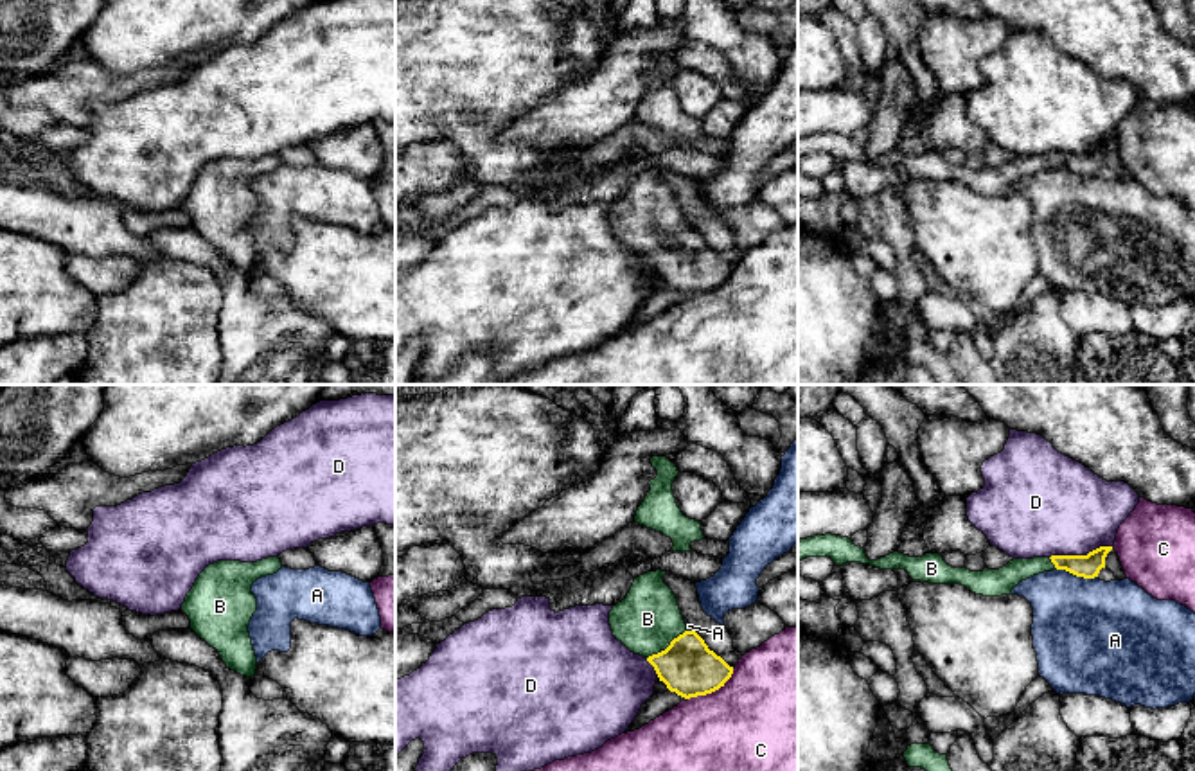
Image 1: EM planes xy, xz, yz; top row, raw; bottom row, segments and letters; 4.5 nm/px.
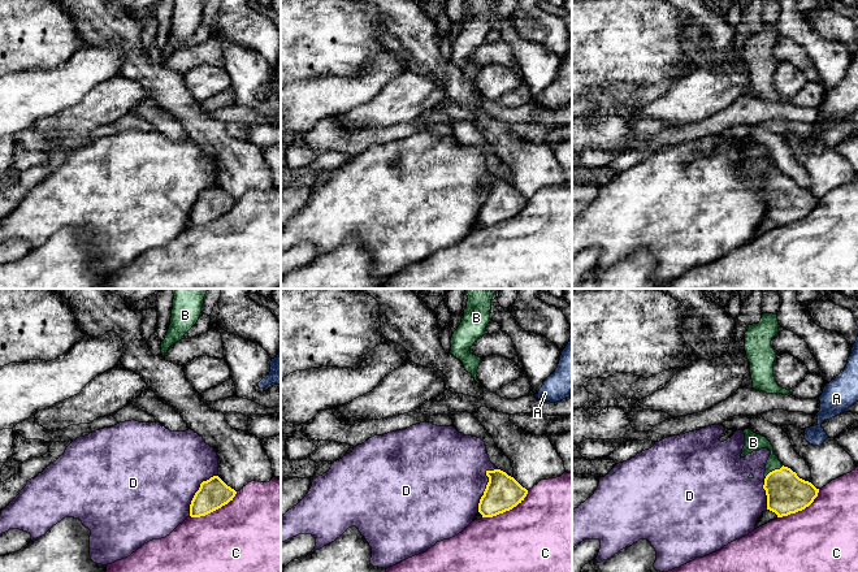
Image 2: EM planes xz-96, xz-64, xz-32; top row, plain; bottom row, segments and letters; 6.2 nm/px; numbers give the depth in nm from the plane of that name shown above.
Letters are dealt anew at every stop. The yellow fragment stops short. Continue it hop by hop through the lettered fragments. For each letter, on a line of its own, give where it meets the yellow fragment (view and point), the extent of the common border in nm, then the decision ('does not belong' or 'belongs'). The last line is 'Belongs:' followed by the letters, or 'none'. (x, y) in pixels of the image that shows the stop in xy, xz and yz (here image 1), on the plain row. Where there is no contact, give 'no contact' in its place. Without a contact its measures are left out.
A: meets yellow in yz at (1077, 173); contact 190 nm long; does not belong
B: meets yellow in xz at (669, 243); contact 220 nm long; belongs
C: meets yellow in xz at (712, 288); contact 240 nm long; does not belong
D: meets yellow in yz at (1080, 153); contact 280 nm long; does not belong
Belongs: B

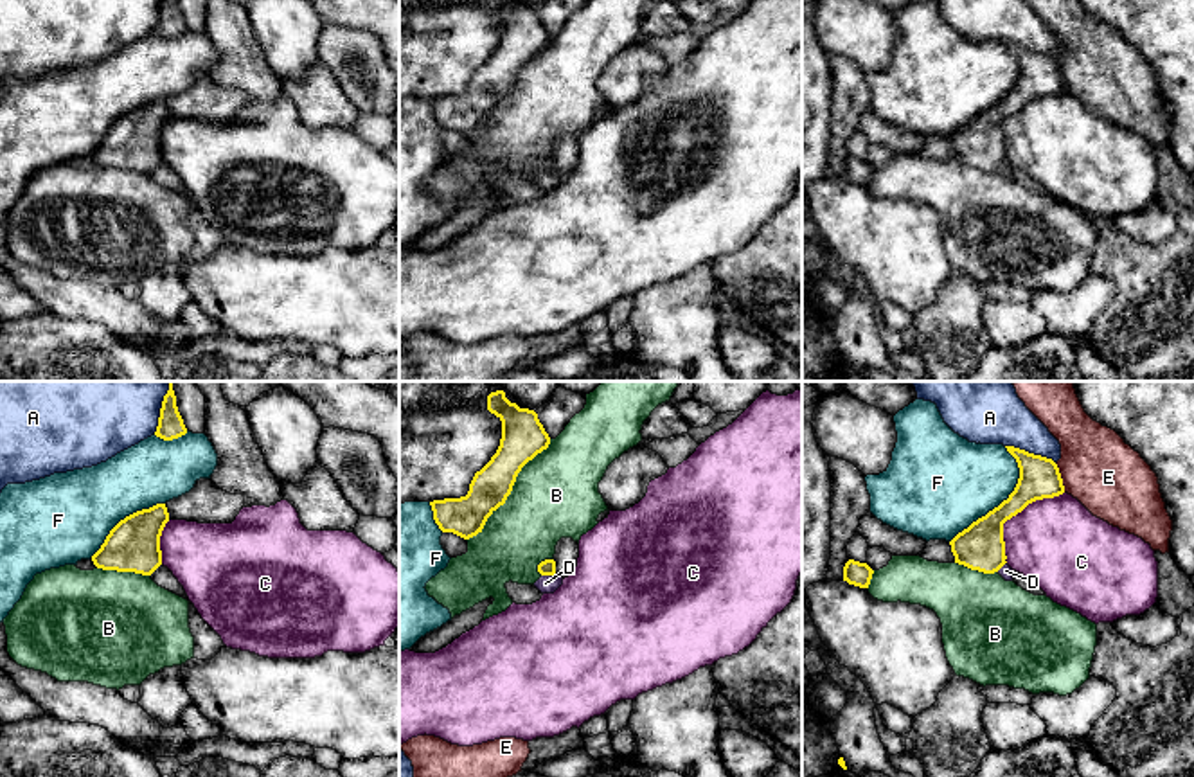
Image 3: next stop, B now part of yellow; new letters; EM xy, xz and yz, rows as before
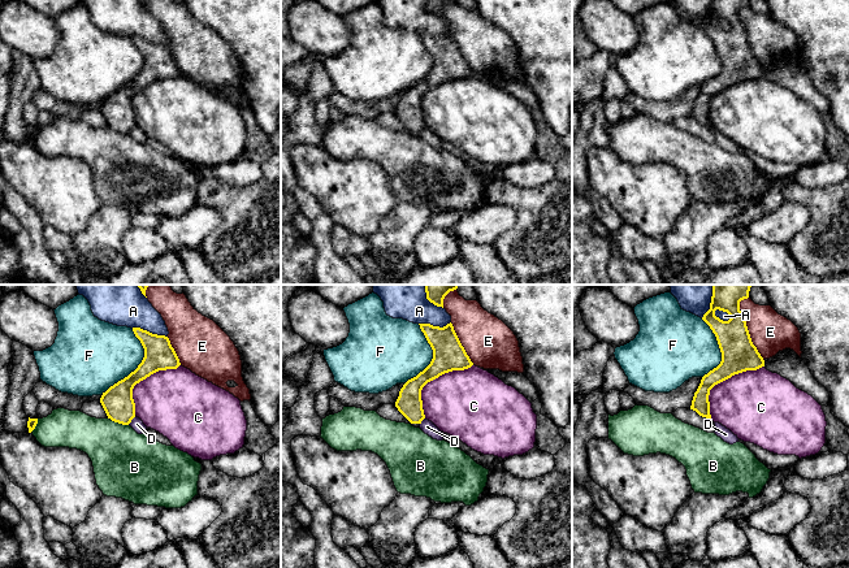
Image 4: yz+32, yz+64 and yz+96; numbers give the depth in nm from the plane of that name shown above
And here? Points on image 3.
A: meets yellow in yz at (1031, 51); contact 240 nm long; does not belong
B: meets yellow in xz at (511, 87); contact 600 nm long; does not belong
C: meets yellow in yz at (1015, 112); contact 420 nm long; does not belong
D: meets yellow in xz at (549, 171); contact 70 nm long; does not belong
E: meets yellow in yz at (1060, 74); contact 140 nm long; does not belong
F: meets yellow in yz at (1004, 98); contact 500 nm long; does not belong
Belongs: none

